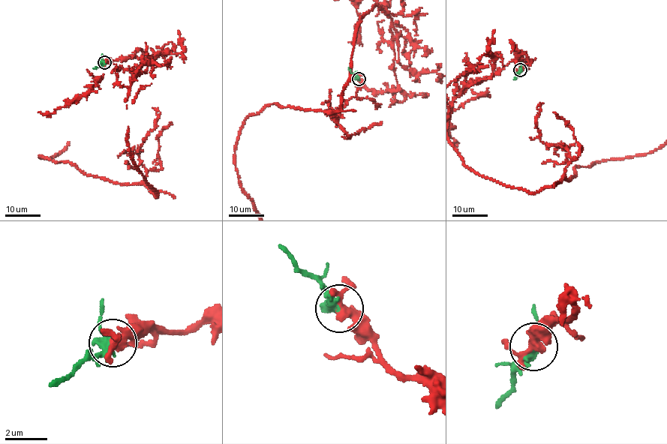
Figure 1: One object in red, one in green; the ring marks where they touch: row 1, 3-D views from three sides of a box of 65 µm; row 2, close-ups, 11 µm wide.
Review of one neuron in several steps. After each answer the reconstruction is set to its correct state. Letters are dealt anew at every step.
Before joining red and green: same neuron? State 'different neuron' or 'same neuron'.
different neuron

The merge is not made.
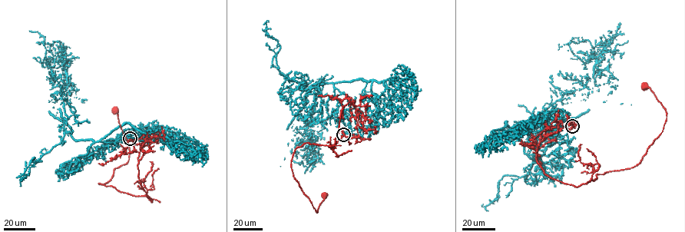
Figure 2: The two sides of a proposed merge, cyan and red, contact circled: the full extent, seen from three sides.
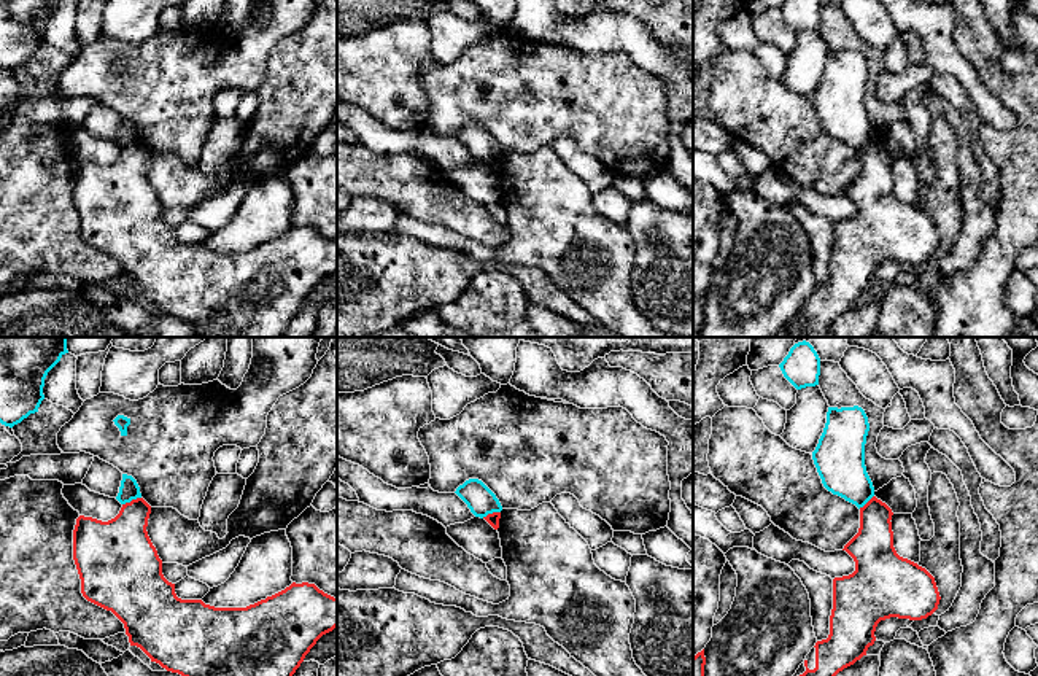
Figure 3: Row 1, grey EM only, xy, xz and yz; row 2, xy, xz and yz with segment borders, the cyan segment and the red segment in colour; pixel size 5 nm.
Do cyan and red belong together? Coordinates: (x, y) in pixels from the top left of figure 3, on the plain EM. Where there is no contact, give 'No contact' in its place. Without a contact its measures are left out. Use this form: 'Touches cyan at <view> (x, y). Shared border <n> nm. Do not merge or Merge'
Touches cyan at xy (131, 143). Shared border 100 nm. Do not merge

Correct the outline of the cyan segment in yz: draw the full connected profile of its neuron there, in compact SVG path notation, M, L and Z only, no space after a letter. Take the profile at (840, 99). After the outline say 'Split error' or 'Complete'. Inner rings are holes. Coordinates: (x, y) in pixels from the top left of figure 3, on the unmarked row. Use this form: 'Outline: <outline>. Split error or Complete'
Outline: M828 51L823 76L812 95L823 130L858 153L874 140L865 110L868 75L868 60L862 51Z. Complete

